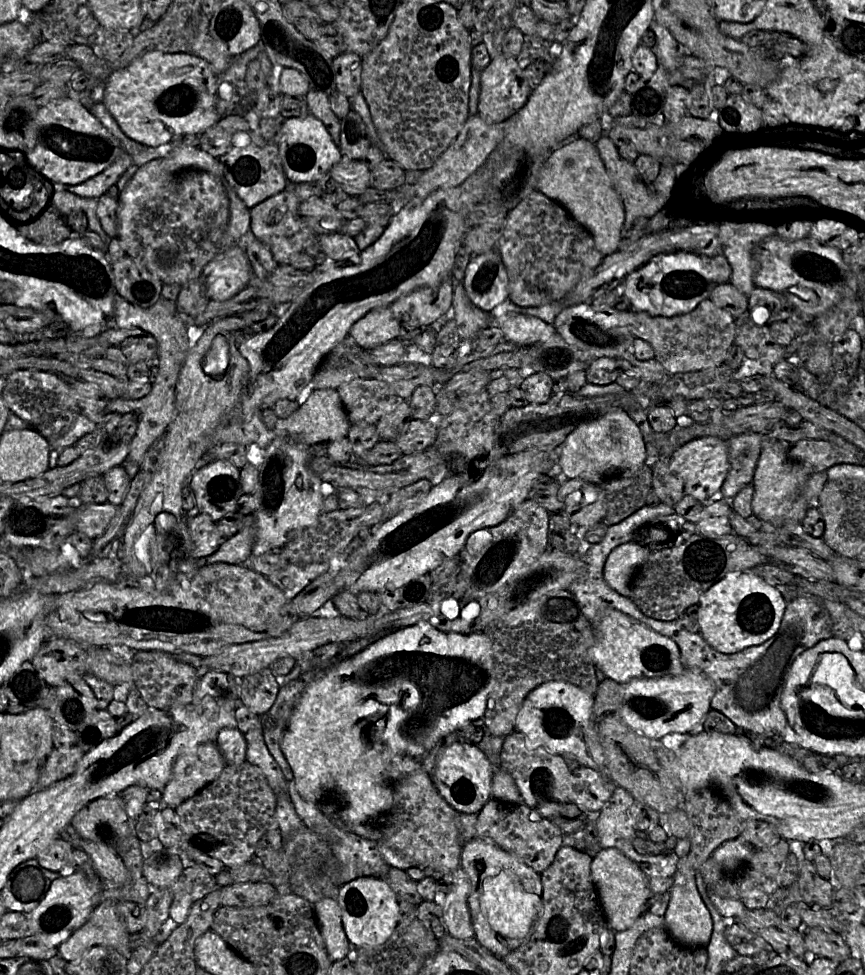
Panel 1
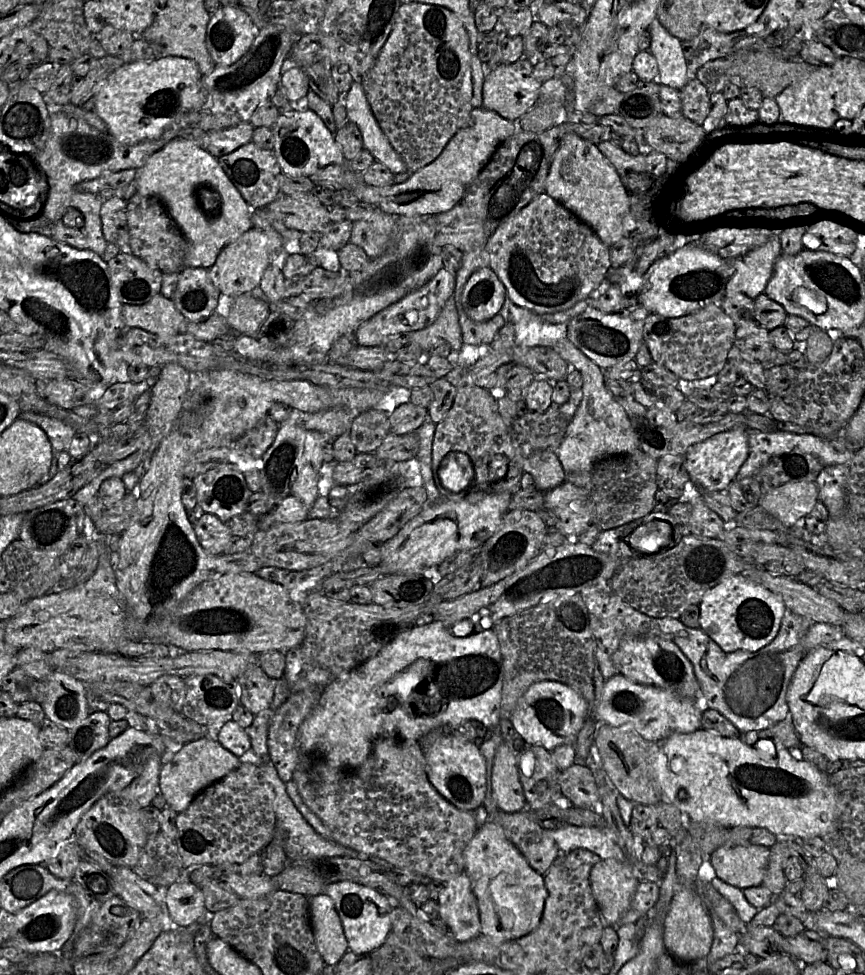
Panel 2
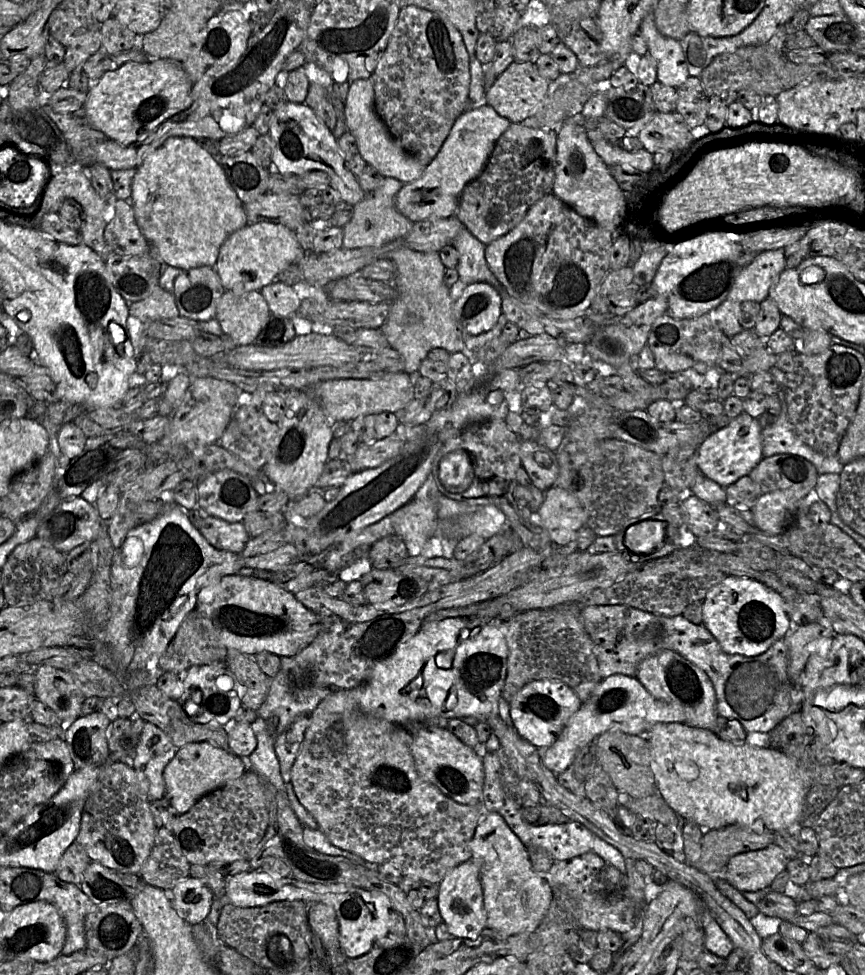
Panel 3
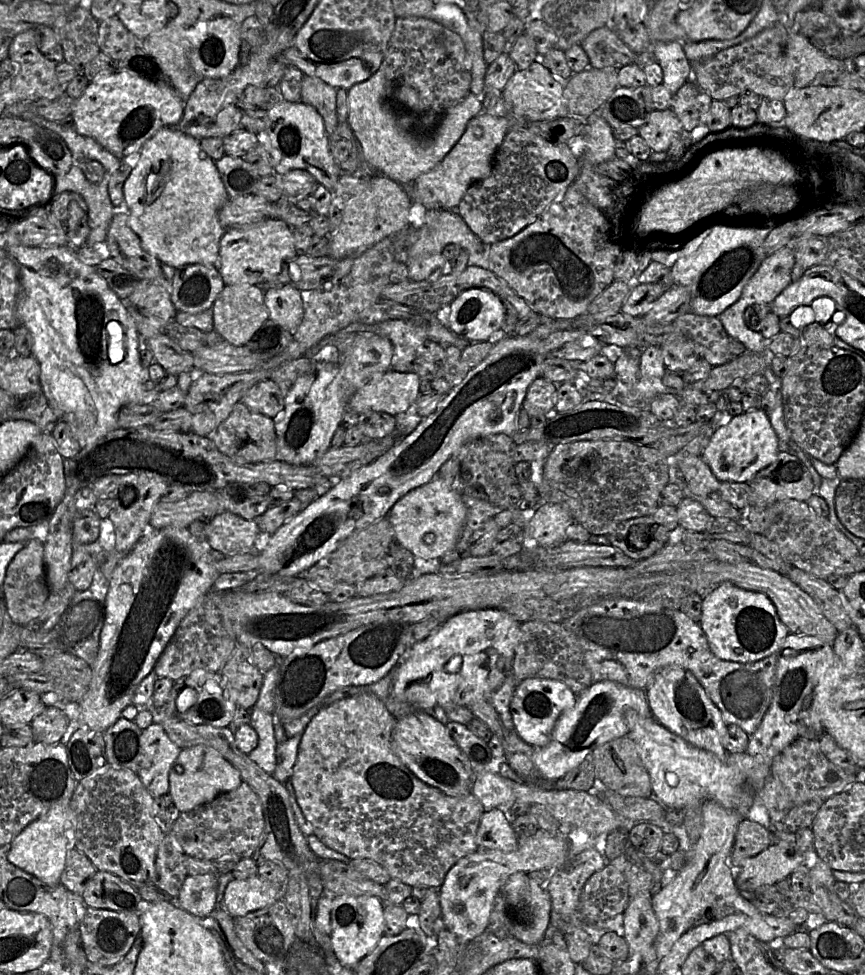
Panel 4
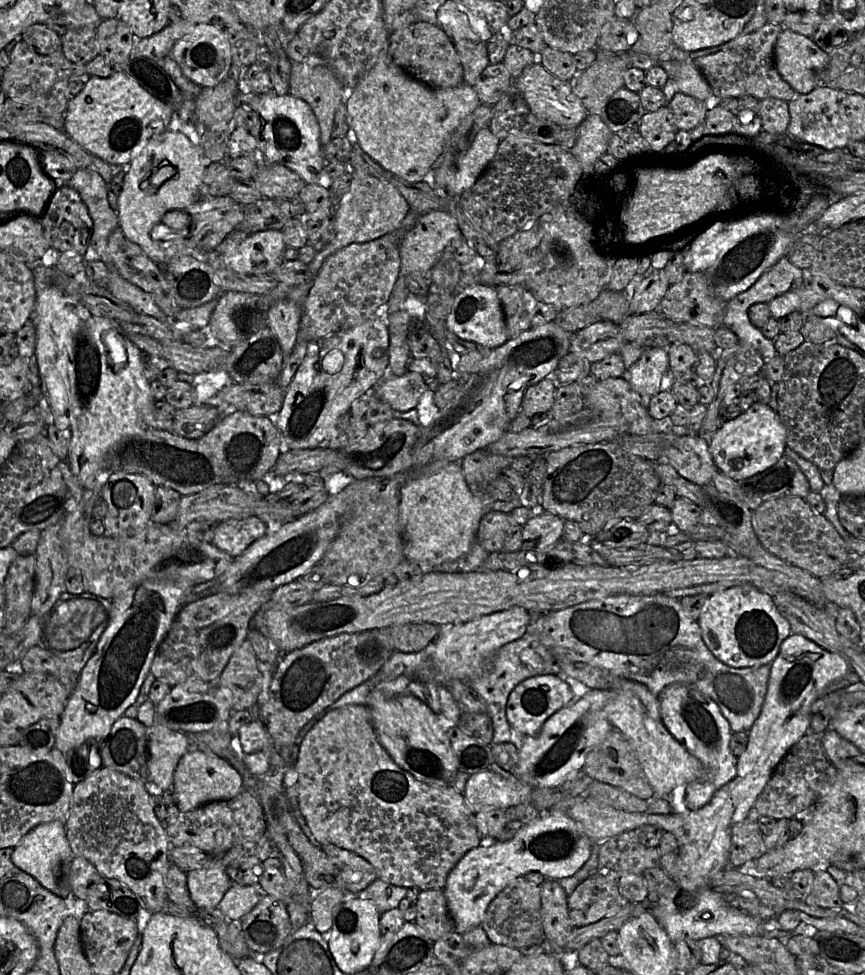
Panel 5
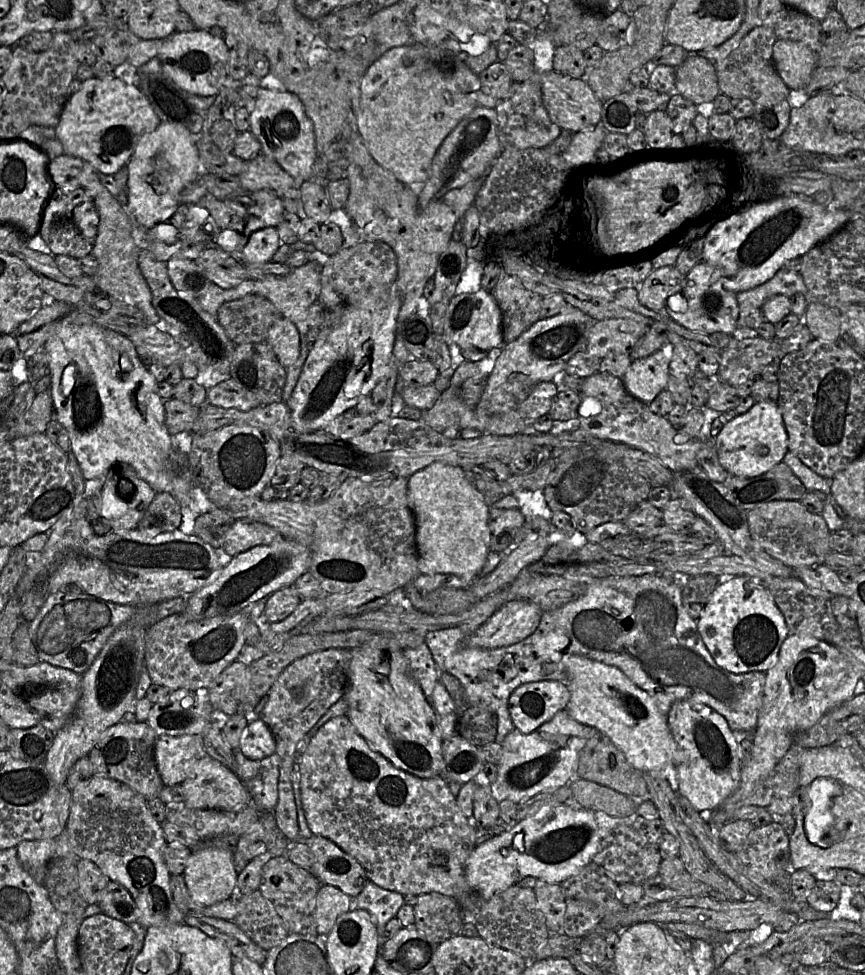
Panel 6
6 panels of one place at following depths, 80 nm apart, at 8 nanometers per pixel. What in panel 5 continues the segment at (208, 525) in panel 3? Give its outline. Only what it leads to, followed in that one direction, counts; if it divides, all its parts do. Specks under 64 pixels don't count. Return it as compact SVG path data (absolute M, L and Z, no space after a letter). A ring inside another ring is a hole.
M257 517L233 518L218 523L212 544L236 558L267 533L266 524Z

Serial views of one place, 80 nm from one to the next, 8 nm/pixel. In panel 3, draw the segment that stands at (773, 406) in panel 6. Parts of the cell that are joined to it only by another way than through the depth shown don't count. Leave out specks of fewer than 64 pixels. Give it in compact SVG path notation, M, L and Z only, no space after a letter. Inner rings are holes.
M742 413L724 427L714 429L697 448L697 468L706 477L726 488L751 471L762 460L763 424L758 418Z

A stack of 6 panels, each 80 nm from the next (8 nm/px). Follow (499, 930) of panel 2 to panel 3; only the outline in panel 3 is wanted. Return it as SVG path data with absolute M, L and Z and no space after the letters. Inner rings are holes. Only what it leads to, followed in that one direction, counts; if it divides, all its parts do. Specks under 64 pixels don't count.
M484 812L471 841L472 859L480 865L487 928L502 936L514 936L536 929L545 918L553 898L553 888L546 877L536 874L530 864L528 848L496 812Z

